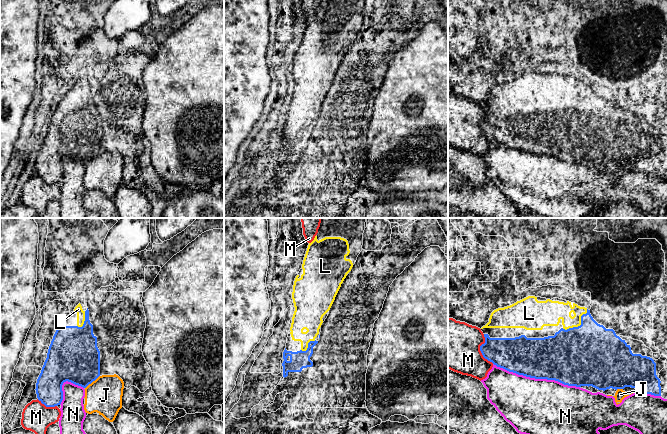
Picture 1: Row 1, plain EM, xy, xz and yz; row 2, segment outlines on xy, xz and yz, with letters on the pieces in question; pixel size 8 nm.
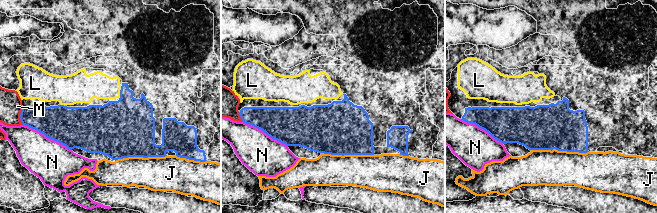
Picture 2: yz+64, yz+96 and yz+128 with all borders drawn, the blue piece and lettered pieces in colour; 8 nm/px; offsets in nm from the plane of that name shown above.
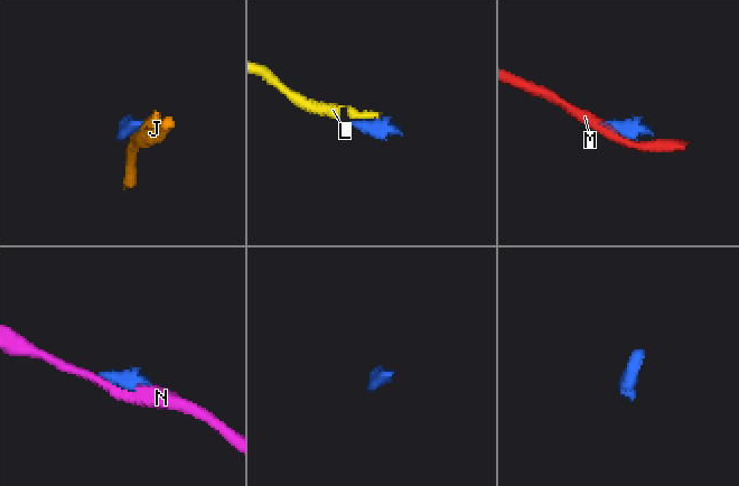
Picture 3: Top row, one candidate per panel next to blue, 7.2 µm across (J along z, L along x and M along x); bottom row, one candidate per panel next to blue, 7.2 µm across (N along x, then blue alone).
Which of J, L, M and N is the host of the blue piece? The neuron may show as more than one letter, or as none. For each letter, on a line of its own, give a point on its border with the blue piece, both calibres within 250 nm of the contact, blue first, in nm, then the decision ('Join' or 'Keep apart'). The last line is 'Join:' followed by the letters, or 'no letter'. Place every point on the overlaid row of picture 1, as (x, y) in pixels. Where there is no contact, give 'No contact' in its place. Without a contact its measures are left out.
J: Touches blue at xy (92, 381). Thickness 400 nm (blue) against 280 nm. Keep apart
L: Touches blue at yz (580, 325). Thickness 500 nm (blue) against 170 nm. Join
M: Touches blue at yz (480, 350). Thickness 260 nm (blue) against 400 nm. Keep apart
N: Touches blue at yz (536, 378). Thickness 360 nm (blue) against 440 nm. Keep apart
Join: L

